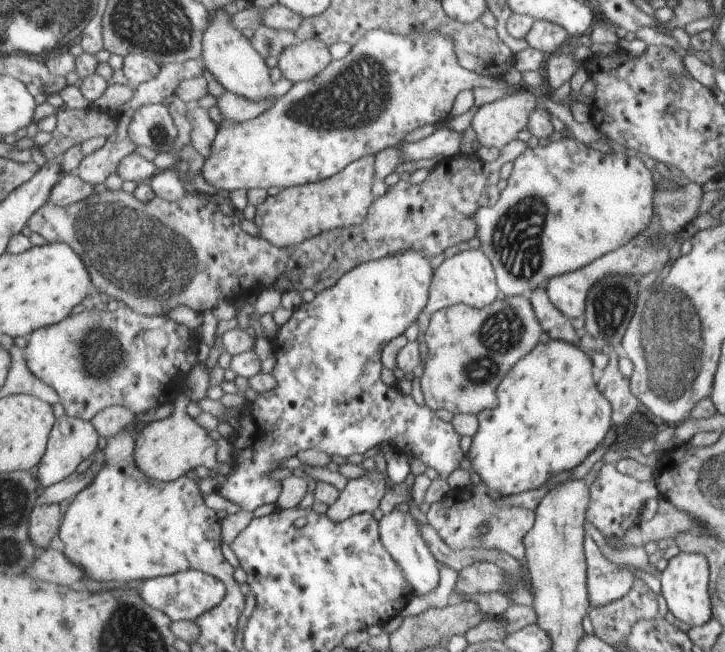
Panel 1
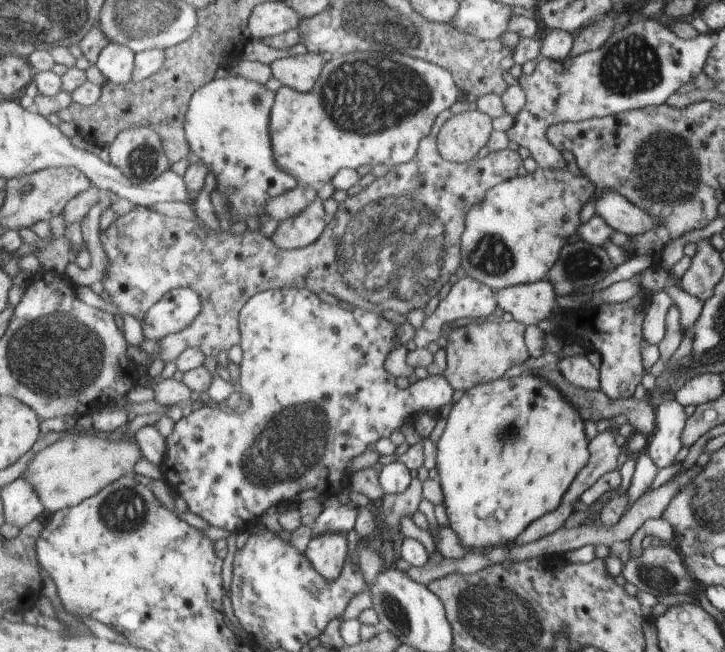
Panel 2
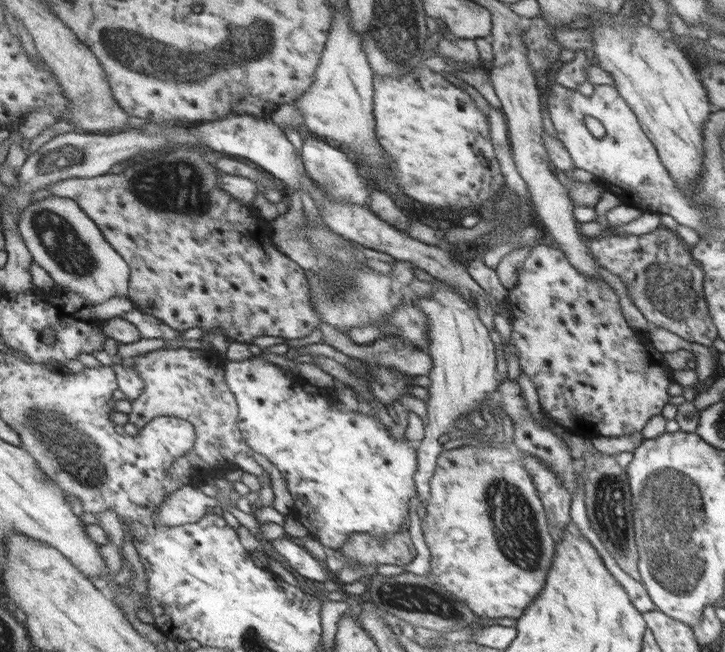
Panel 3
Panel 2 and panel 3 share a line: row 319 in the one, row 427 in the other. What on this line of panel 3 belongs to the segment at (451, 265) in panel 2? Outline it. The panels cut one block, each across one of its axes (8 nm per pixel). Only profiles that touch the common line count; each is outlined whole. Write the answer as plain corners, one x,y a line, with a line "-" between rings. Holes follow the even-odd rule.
159,349
139,355
134,359
136,374
145,382
143,395
131,404
128,422
134,424
138,431
147,428
157,417
174,416
187,419
195,430
195,442
186,457
179,457
174,464
174,475
182,478
184,485
198,487
207,482
207,478
216,479
216,470
226,472
235,468
235,456
243,452
271,476
279,474
277,467
261,454
250,450
241,431
238,429
238,405
230,388
225,386
223,370
215,368
207,354
195,356
197,350
-
189,372
189,378
187,378
-
199,374
199,376
195,376
-
193,380
193,386
191,386
-
189,384
189,386
187,386

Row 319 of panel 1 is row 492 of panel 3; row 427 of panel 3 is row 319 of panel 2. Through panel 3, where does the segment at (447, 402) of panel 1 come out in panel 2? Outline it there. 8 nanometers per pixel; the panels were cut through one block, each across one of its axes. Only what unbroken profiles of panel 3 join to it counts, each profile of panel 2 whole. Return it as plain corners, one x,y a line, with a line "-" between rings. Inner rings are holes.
489,319
457,324
443,341
446,367
442,375
455,390
463,390
463,392
478,387
479,384
493,382
507,368
519,366
527,358
523,346
523,330
525,326
513,319
509,322

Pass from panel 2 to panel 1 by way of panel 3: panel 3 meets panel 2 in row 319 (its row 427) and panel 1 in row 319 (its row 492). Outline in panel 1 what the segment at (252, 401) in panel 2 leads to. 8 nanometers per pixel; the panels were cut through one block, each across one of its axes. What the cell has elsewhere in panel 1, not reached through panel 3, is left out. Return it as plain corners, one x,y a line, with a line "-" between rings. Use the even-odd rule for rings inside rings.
405,250
401,252
401,254
385,255
381,259
358,264
357,267
353,267
350,271
347,271
333,287
323,289
315,294
311,302
301,302
292,312
289,320
280,326
276,330
275,336
273,336
273,341
271,342
272,354
275,355
276,364
271,374
274,378
275,386
255,398
252,402
252,410
250,410
249,416
246,417
246,420
248,420
251,418
252,414
253,418
255,418
253,424
245,425
242,432
233,437
234,472
227,477
226,482
222,486
218,486
216,492
220,496
225,498
225,500
229,500
229,502
233,502
233,504
237,504
241,511
251,512
251,510
259,508
262,504
273,504
275,500
277,500
277,496
279,496
281,484
279,484
277,480
267,478
267,472
277,468
277,460
283,460
283,458
287,458
287,456
295,456
295,452
301,450
301,448
303,448
304,451
306,449
319,450
326,459
330,456
335,456
335,454
347,458
347,456
351,456
351,454
367,455
369,450
379,446
381,442
387,442
391,450
399,451
403,455
407,454
419,458
426,467
429,466
433,468
443,480
459,466
459,462
461,462
461,458
463,458
463,452
459,450
459,436
457,436
457,433
453,430
451,423
439,420
439,418
429,410
429,407
419,408
419,406
413,402
411,395
403,394
401,391
395,390
395,387
385,386
385,384
381,382
381,378
379,378
379,372
381,372
381,362
379,362
381,346
387,344
387,342
399,336
399,334
403,335
405,328
407,328
415,318
418,318
422,308
426,306
425,302
428,302
427,288
430,288
429,280
432,280
431,266
429,266
427,258
419,251

